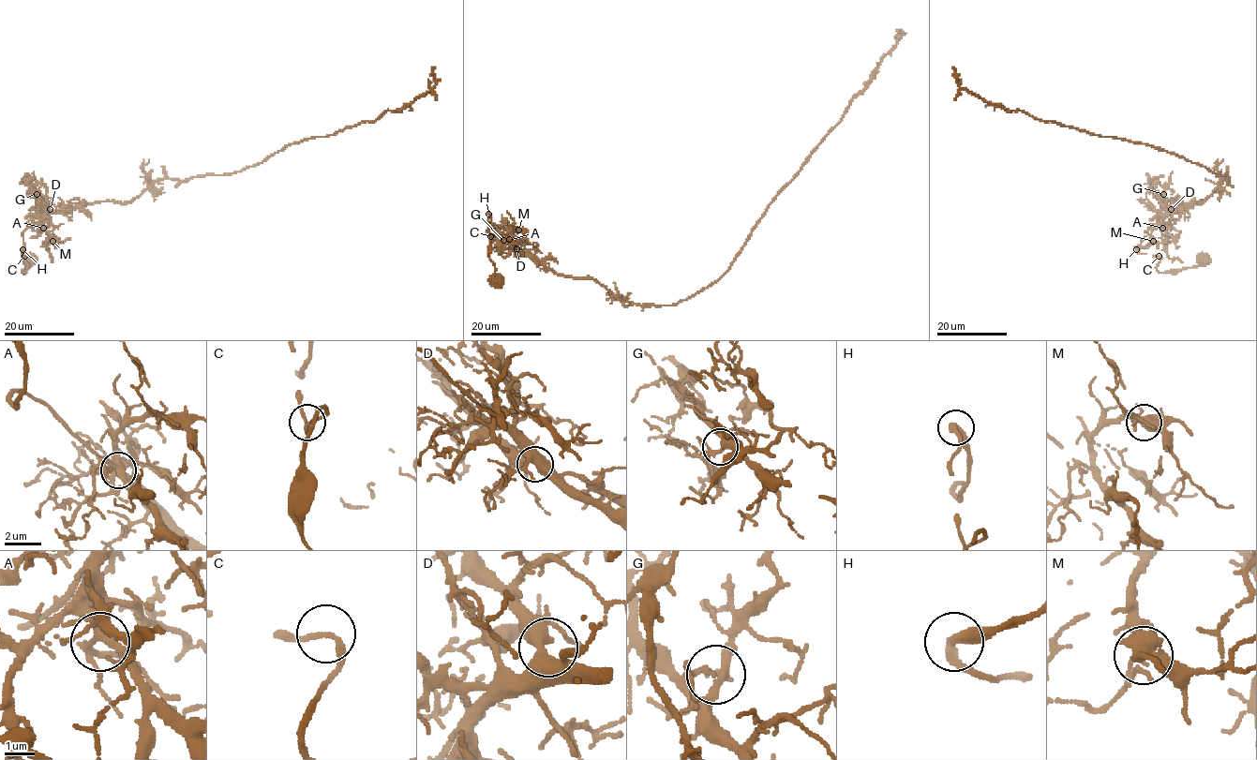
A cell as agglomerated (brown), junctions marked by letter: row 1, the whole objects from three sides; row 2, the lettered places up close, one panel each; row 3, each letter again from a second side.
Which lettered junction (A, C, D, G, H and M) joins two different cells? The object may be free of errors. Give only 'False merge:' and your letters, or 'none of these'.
False merge: none of these

